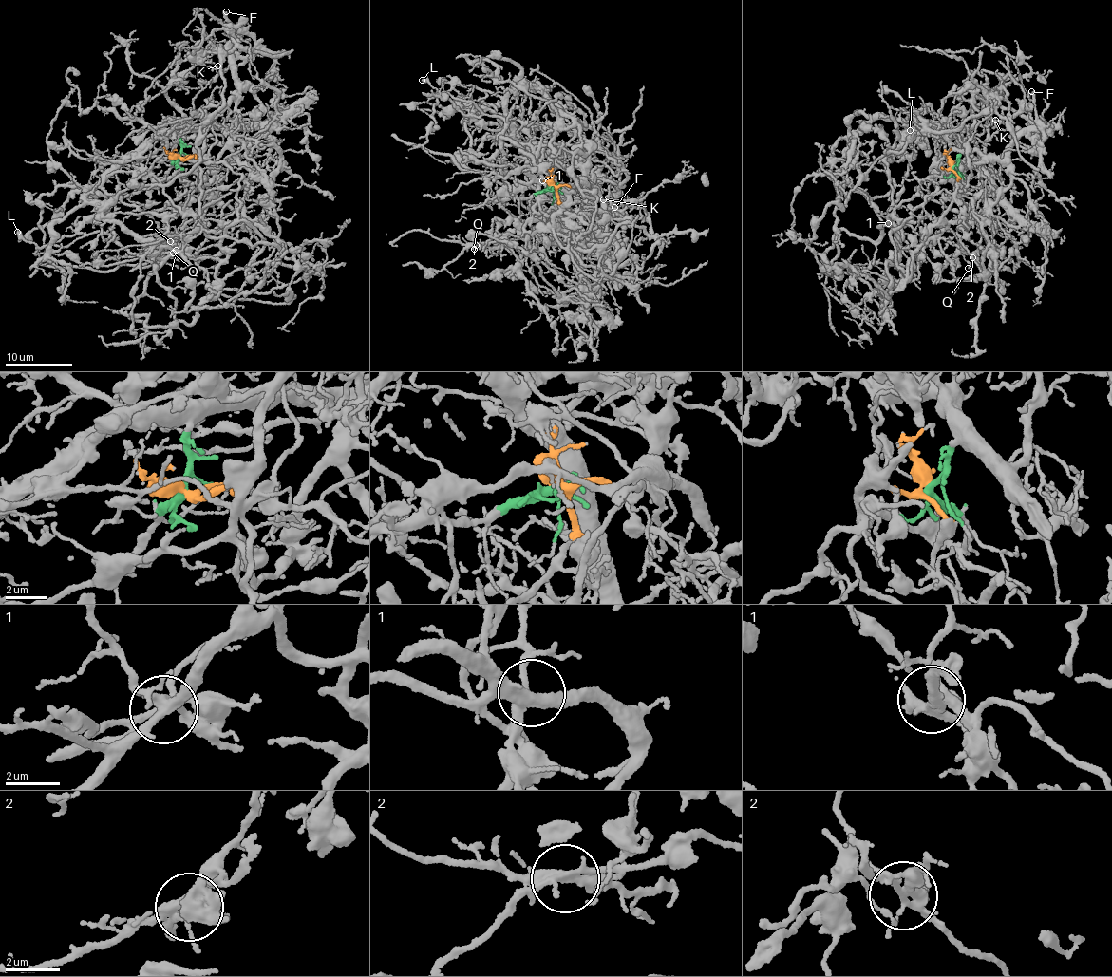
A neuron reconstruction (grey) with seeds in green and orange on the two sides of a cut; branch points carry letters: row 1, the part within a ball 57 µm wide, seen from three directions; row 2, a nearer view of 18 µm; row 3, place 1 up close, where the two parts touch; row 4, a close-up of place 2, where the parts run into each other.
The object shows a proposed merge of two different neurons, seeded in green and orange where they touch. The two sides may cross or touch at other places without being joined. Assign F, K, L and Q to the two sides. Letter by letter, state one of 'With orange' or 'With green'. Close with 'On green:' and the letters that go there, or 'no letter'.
F: With green
K: With green
L: With orange
Q: With orange
On green: F, K

